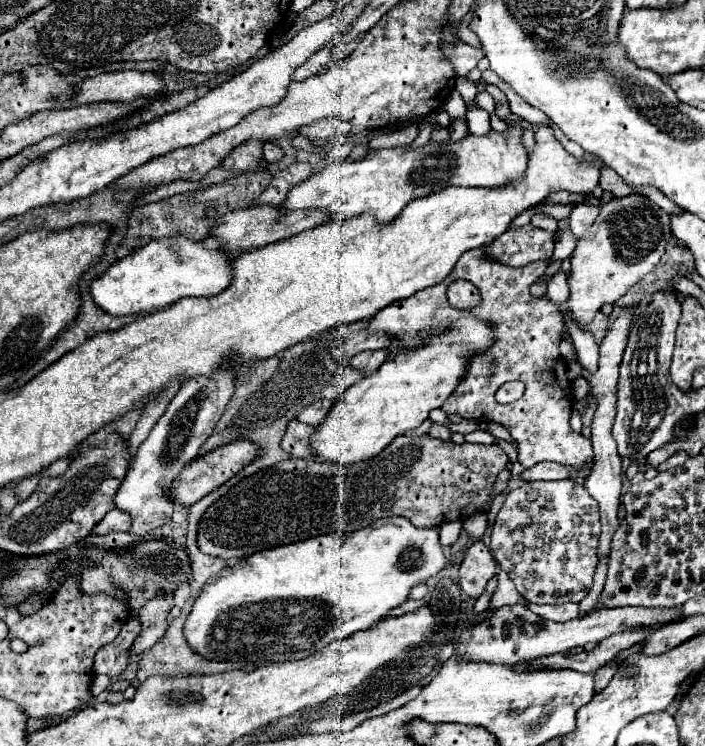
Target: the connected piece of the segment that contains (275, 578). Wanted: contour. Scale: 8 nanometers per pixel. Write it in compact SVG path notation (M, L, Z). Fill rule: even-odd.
M403 517L381 519L355 533L329 533L265 549L219 571L203 585L187 615L183 633L191 651L211 661L267 665L303 659L321 651L331 641L339 641L379 623L393 607L409 597L411 587L425 583L425 579L437 575L443 567L445 555L439 543L439 527L419 529Z

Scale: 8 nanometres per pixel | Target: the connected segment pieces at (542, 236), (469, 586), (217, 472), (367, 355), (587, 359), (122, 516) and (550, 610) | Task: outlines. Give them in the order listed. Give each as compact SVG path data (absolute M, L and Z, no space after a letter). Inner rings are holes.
M533 225L509 227L501 237L487 245L487 257L499 259L511 267L521 267L537 259L549 259L553 253L555 233L535 229Z
M483 541L471 545L465 553L463 563L459 565L459 587L469 597L479 597L485 591L487 581L495 575L497 563Z
M235 441L235 443L227 443L227 447L217 447L215 451L209 451L207 455L195 457L191 463L187 463L187 467L181 471L179 479L175 479L175 483L165 491L165 495L171 503L193 505L201 497L205 497L207 493L211 493L213 489L223 485L227 479L231 479L237 471L241 471L247 463L251 463L259 453L261 453L261 449L249 441Z
M379 349L379 351L365 351L359 353L351 359L351 367L361 369L365 375L371 375L379 369L379 365L387 359L387 349Z
M571 323L571 341L573 341L573 345L575 345L575 349L577 349L577 361L579 361L579 365L587 371L587 373L595 373L597 371L597 343L595 343L595 339L593 339L593 335L589 333L589 331L583 331L583 329L579 329L579 327L575 327L573 323Z
M111 509L99 525L95 525L93 533L97 535L107 535L107 533L113 533L113 531L129 531L131 529L131 515L127 515L125 511L119 511L119 509Z
M527 603L527 607L533 613L541 615L543 619L555 621L555 623L565 623L565 621L581 617L577 603L563 603L563 605L535 605L535 603Z

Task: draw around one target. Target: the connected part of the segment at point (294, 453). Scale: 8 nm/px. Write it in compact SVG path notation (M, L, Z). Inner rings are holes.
M293 419L287 425L287 433L281 441L283 451L289 453L291 457L299 457L299 459L313 457L313 451L311 451L311 445L309 445L309 439L311 439L313 433L315 433L315 429L311 425L305 425L305 423Z

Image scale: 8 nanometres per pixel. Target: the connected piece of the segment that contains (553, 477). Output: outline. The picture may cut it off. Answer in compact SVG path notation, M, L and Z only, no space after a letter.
M537 463L531 469L525 469L519 477L521 481L557 481L557 479L567 479L569 469L557 463Z

